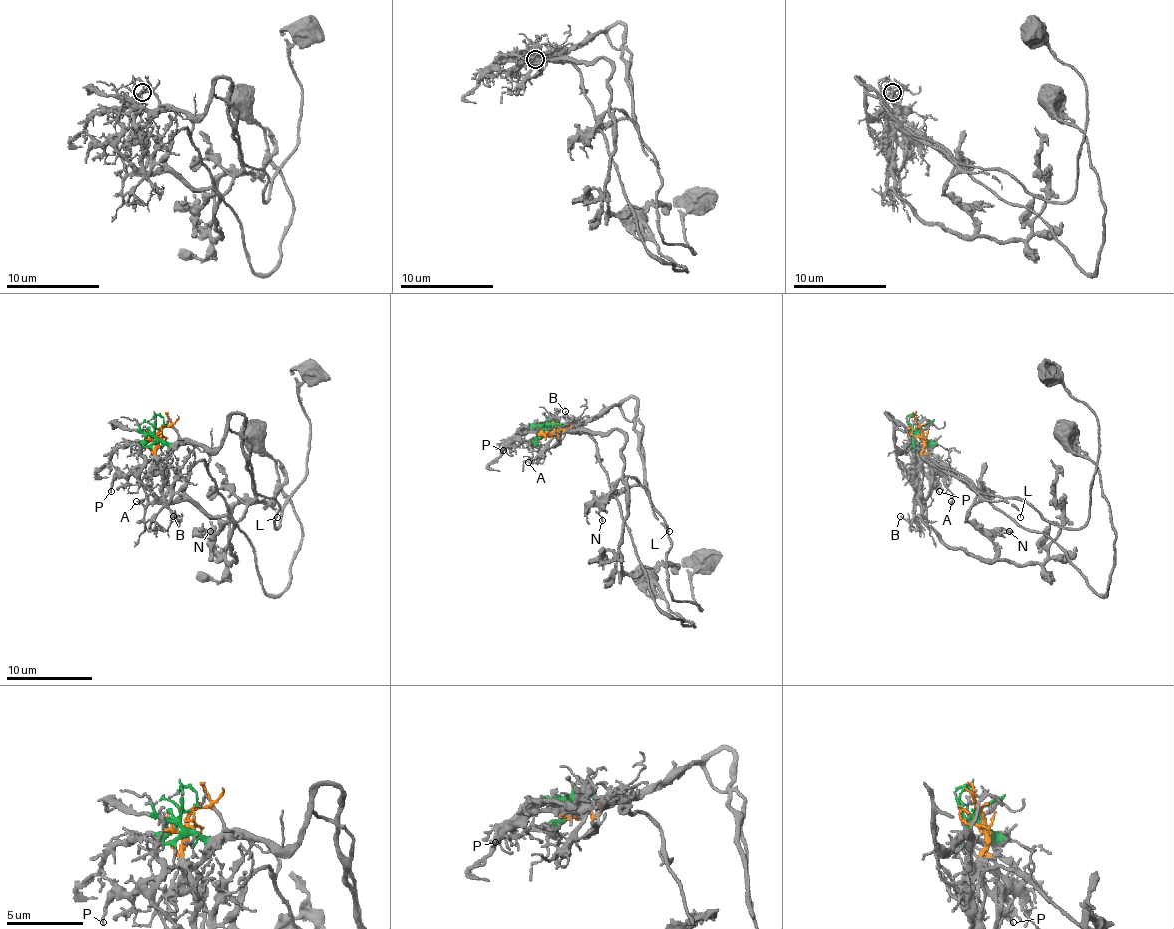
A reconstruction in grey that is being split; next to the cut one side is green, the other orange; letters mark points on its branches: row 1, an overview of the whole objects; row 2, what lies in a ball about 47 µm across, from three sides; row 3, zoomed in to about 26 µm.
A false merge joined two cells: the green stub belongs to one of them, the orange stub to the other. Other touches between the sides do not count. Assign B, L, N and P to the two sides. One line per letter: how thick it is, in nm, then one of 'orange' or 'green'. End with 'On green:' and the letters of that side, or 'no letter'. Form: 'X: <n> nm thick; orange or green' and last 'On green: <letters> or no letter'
B: 110 nm thick; orange
L: 70 nm thick; green
N: 90 nm thick; green
P: 170 nm thick; green
On green: L, N, P

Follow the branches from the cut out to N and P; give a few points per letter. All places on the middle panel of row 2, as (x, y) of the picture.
N: (554, 429), (547, 427), (586, 424), (614, 405), (633, 422), (646, 489), (624, 476), (599, 508), (603, 521)
P: (554, 429), (539, 439), (513, 444), (506, 442), (502, 450)

